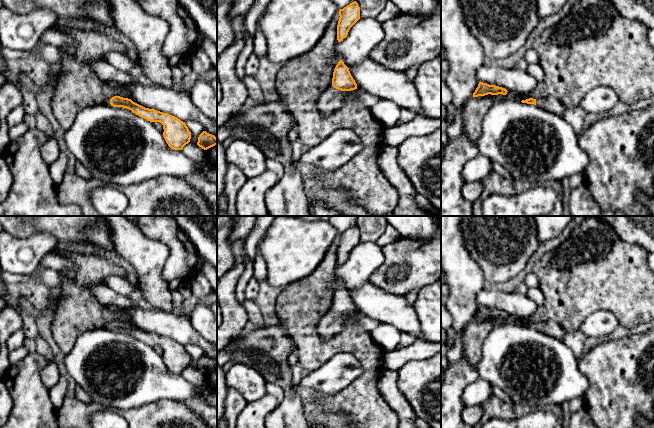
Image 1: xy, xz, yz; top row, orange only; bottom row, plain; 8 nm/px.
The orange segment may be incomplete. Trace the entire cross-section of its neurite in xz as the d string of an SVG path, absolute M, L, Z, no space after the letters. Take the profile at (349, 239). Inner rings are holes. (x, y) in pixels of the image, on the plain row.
M356 225L339 234L337 249L337 264L343 265L347 261L350 252L360 243L360 231Z

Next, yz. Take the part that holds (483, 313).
M479 306L478 311L476 312L475 316L473 317L473 321L478 321L478 320L485 320L488 318L491 319L506 319L507 314L505 312L495 310L495 309L489 309L487 307Z

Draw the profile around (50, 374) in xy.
M50 361L50 363L41 372L41 379L48 389L51 389L58 384L59 377L59 368L53 361Z

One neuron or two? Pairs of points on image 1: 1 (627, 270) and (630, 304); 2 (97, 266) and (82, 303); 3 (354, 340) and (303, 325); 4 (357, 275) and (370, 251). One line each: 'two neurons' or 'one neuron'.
1: one neuron
2: one neuron
3: one neuron
4: one neuron

